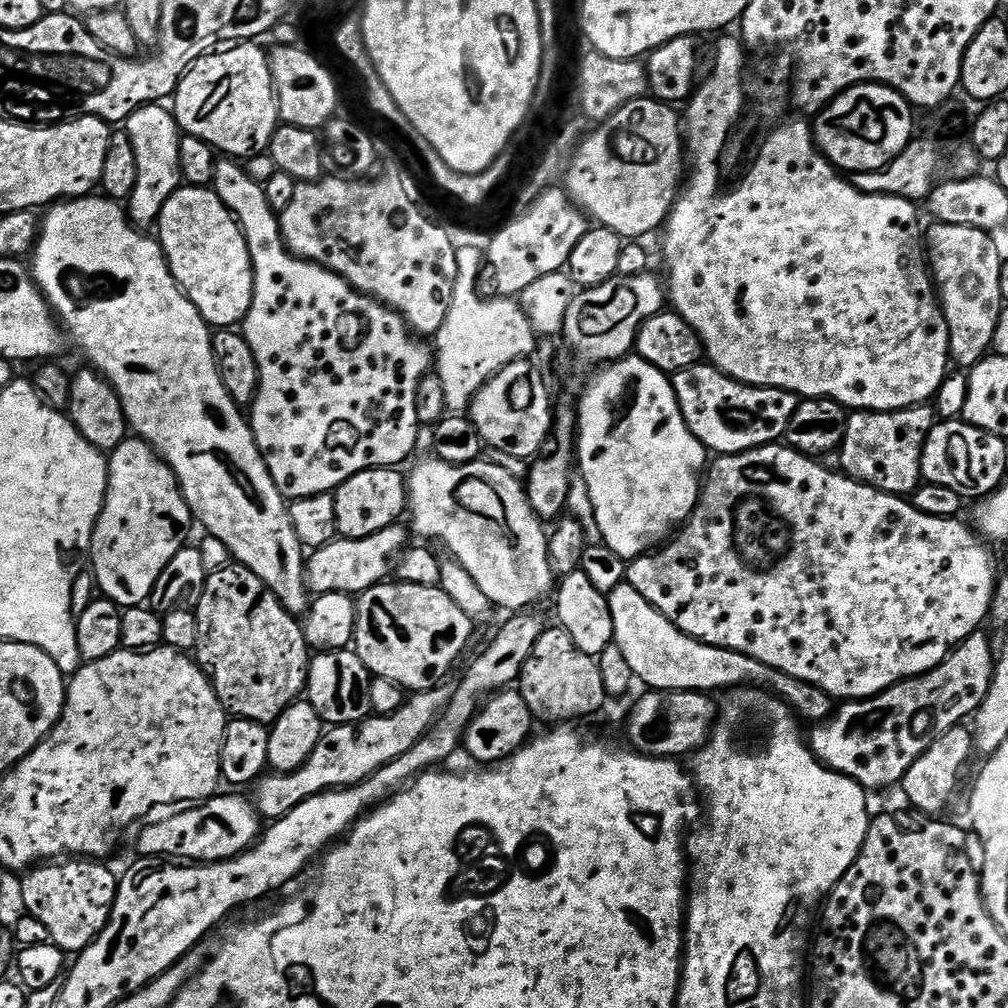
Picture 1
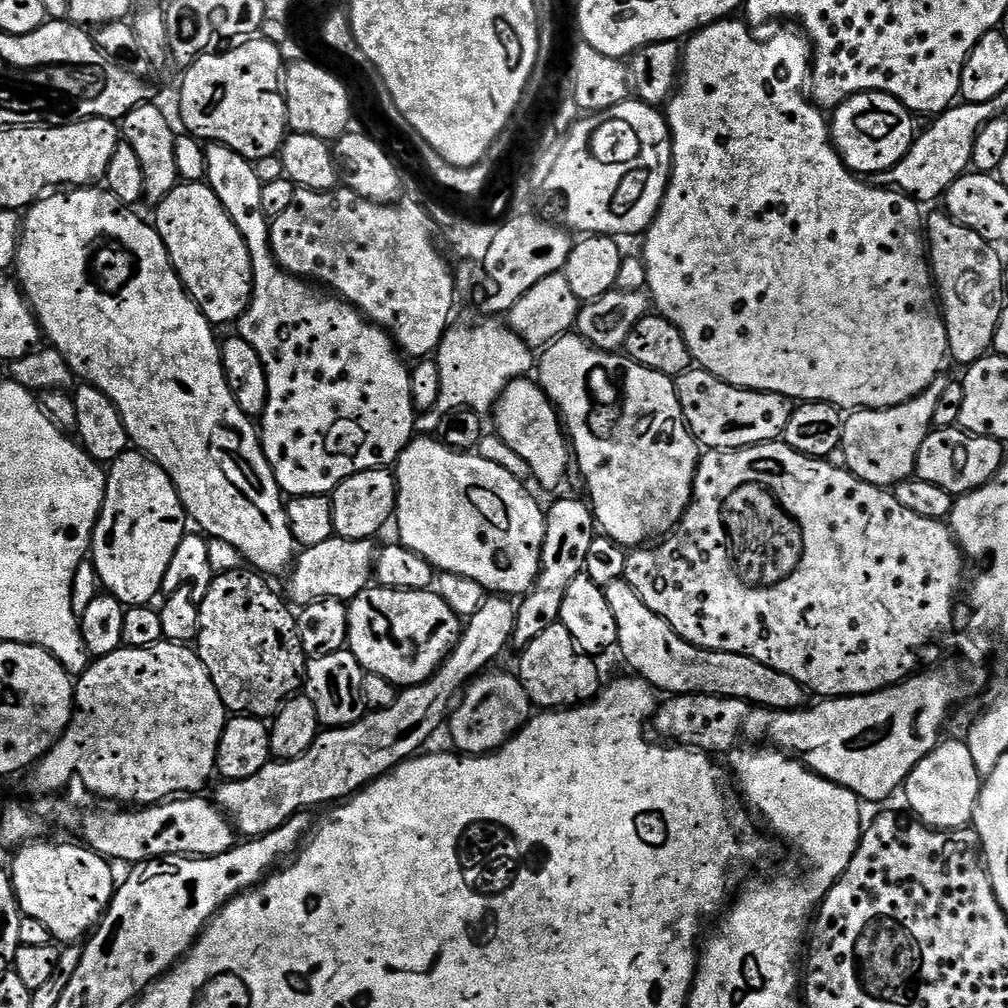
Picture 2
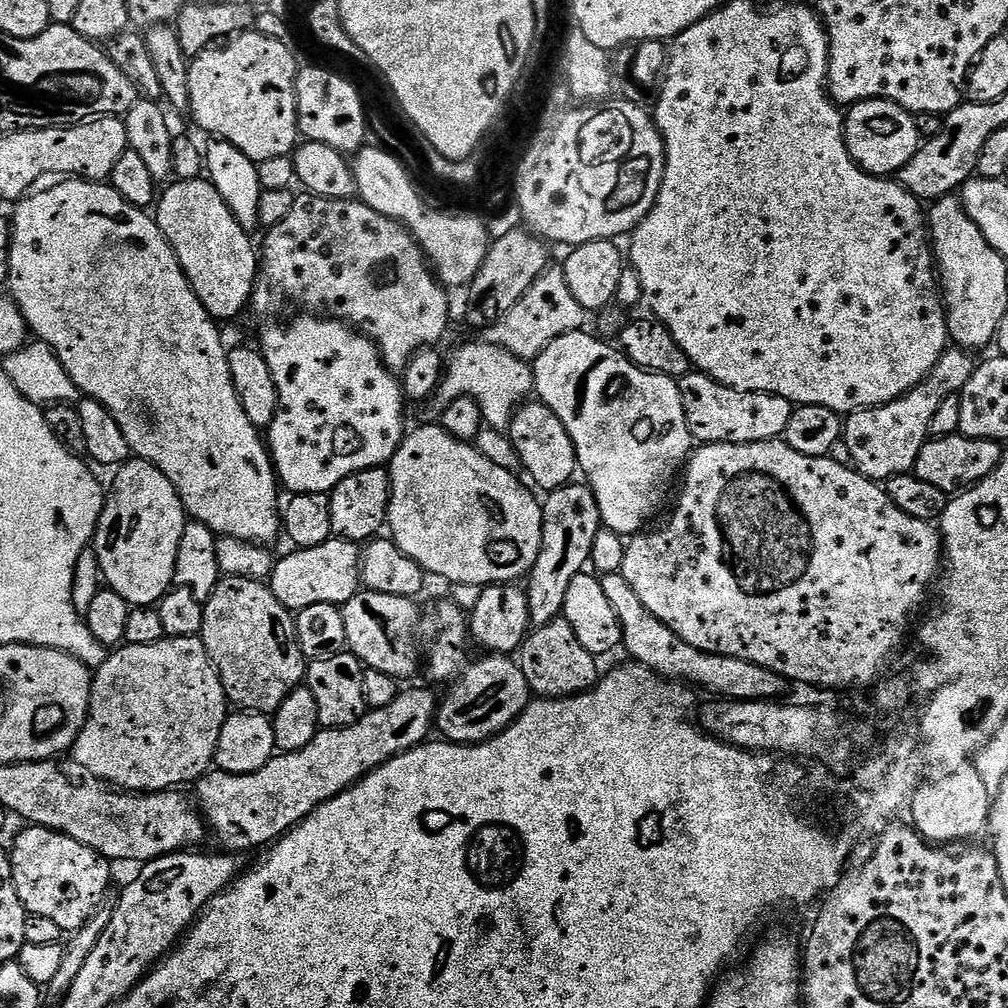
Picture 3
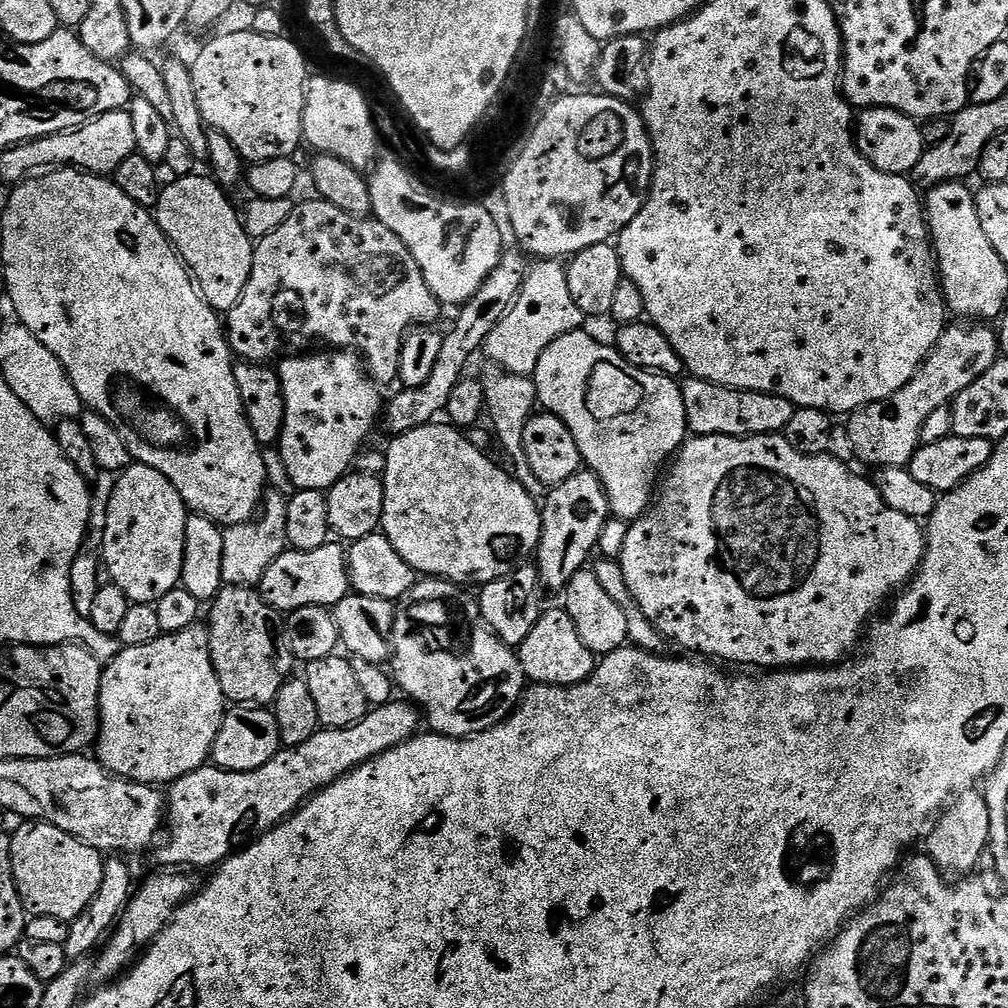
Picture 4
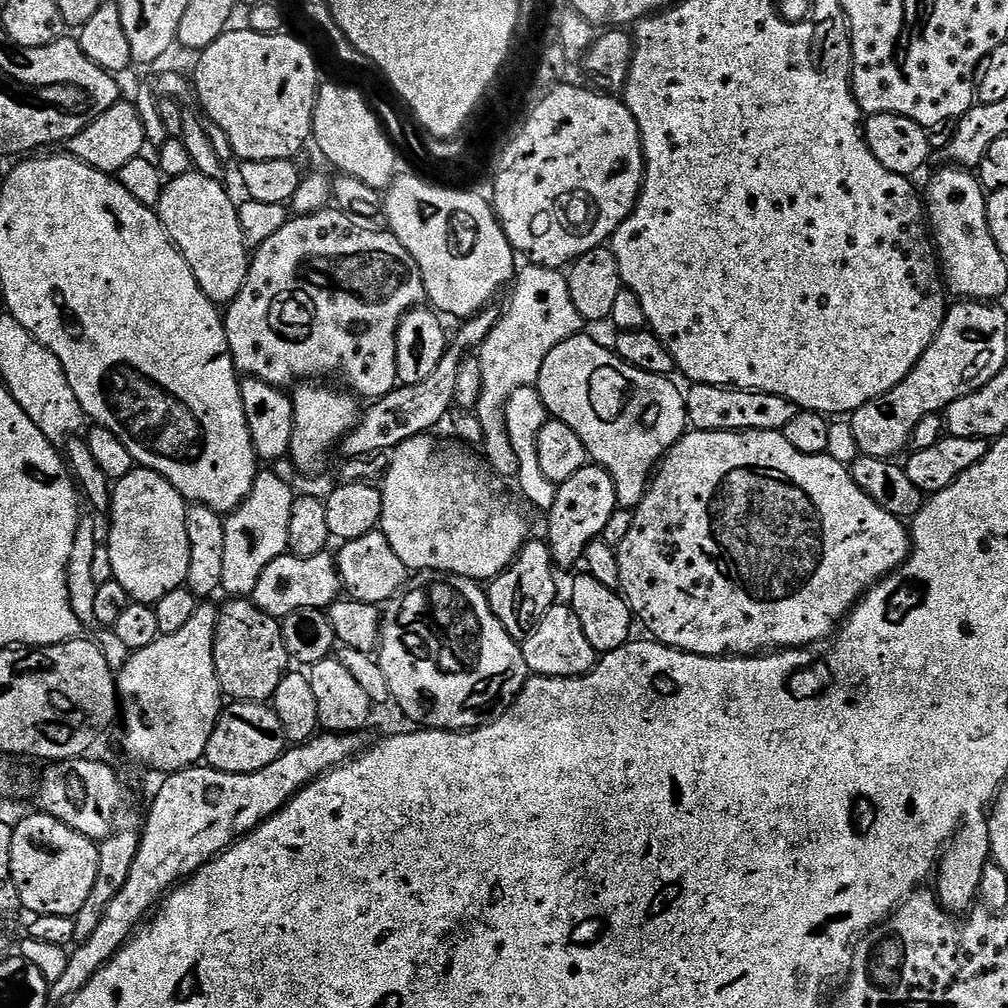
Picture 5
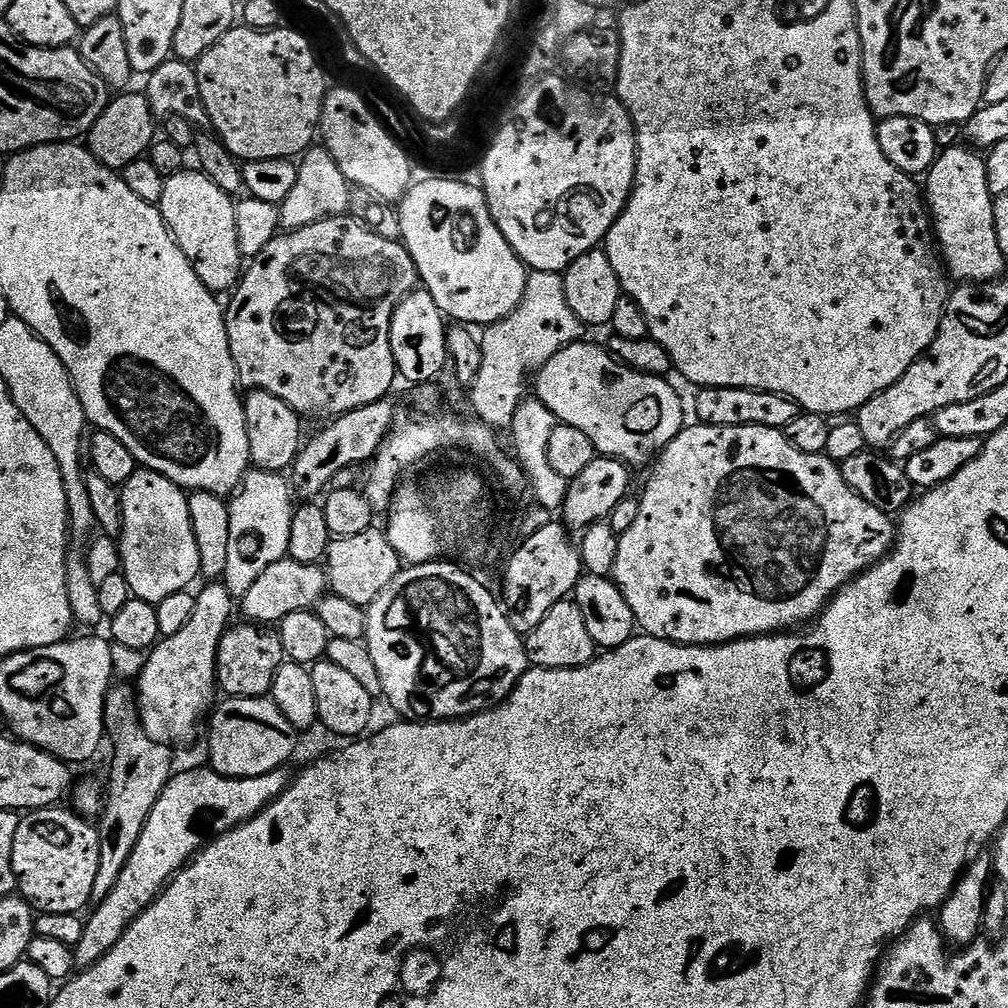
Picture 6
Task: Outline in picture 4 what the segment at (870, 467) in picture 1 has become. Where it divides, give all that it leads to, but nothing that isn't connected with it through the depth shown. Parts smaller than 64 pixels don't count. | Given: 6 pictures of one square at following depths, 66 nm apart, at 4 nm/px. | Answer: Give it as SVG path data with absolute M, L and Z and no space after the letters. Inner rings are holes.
M956 322L953 328L952 325L945 327L936 349L902 390L885 400L866 404L847 417L846 429L859 463L873 464L876 470L911 465L912 455L921 445L920 435L922 426L926 426L926 418L930 418L938 406L955 400L970 382L982 378L1001 355L997 333L988 328L991 327L984 322Z

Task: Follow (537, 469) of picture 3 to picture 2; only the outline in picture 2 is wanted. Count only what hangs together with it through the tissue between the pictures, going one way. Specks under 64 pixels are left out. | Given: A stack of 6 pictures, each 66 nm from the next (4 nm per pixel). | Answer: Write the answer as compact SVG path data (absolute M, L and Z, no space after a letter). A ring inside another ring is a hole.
M532 378L511 380L496 401L495 416L501 442L536 475L542 487L558 487L568 472L568 464L570 468L570 444L555 404L539 383Z

